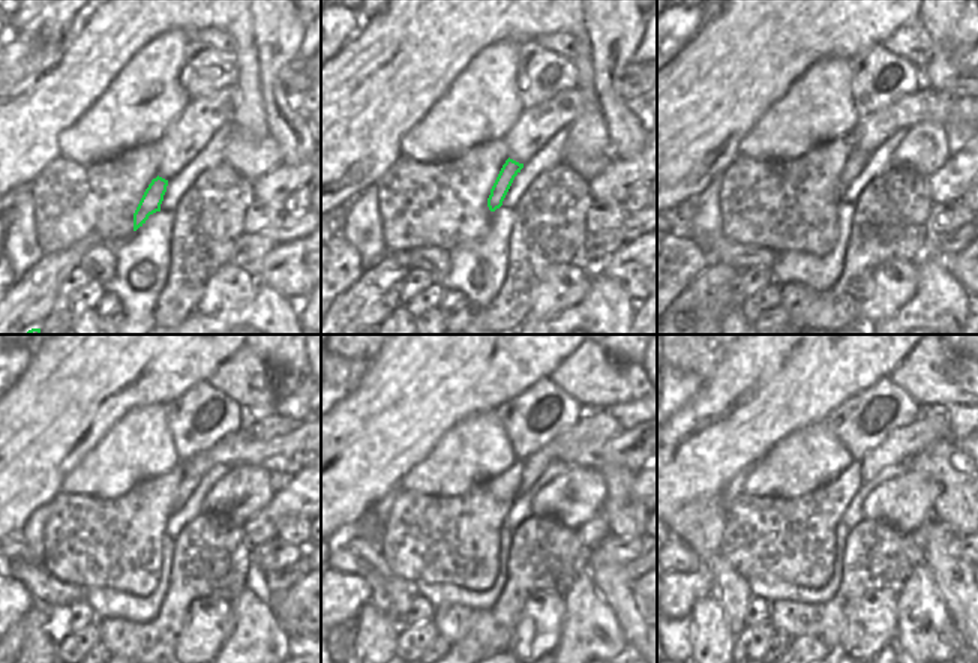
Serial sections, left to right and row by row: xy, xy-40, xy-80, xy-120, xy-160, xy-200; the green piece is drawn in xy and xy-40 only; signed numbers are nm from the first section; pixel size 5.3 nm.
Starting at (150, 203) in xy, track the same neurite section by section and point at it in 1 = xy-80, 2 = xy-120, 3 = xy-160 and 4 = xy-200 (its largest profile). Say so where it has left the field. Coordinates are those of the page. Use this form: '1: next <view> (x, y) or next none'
1: next xy-80 (858, 158)
2: next xy-120 (192, 476)
3: next xy-160 (539, 461)
4: next xy-200 (902, 446)

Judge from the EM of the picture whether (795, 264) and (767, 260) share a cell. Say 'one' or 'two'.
two

